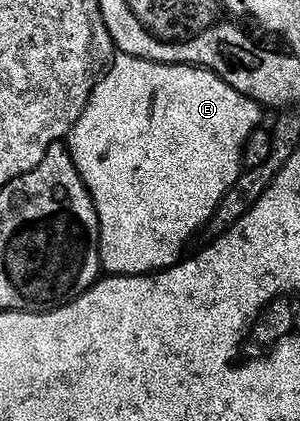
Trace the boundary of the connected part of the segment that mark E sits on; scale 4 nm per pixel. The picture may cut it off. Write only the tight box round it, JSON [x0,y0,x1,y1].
[70,55,261,276]

